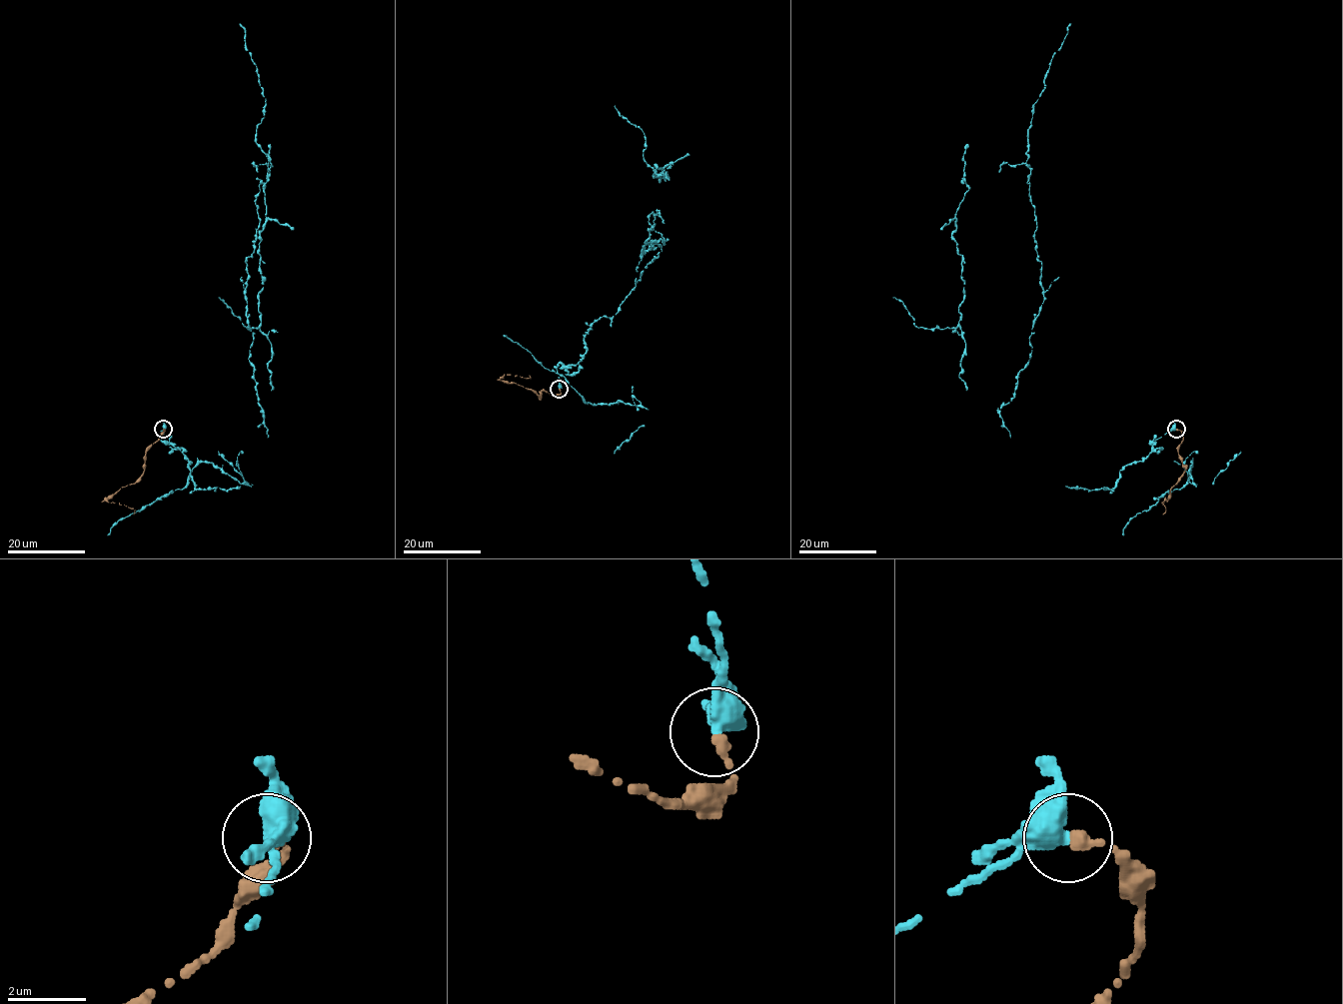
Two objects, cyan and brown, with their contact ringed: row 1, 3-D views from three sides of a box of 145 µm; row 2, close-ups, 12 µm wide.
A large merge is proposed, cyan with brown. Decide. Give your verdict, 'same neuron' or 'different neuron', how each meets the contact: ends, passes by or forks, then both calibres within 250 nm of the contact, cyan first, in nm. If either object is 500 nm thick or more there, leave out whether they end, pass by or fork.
different neuron; calibres 550 and 320 nm

